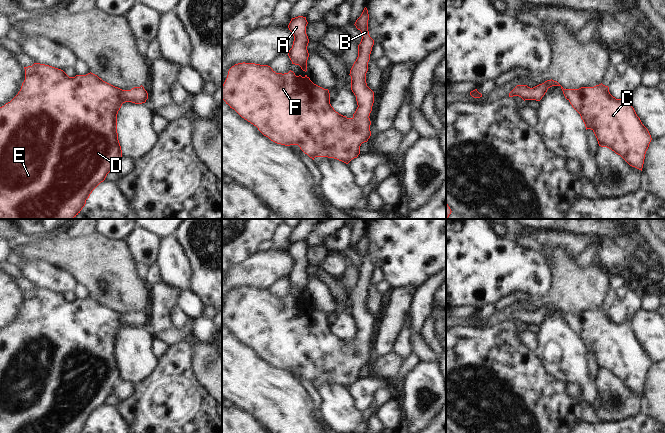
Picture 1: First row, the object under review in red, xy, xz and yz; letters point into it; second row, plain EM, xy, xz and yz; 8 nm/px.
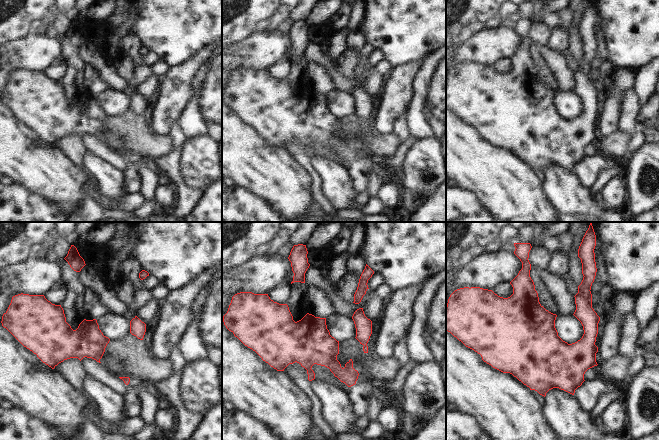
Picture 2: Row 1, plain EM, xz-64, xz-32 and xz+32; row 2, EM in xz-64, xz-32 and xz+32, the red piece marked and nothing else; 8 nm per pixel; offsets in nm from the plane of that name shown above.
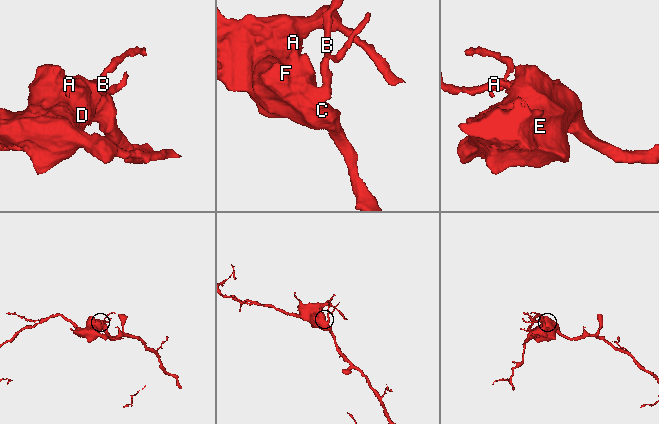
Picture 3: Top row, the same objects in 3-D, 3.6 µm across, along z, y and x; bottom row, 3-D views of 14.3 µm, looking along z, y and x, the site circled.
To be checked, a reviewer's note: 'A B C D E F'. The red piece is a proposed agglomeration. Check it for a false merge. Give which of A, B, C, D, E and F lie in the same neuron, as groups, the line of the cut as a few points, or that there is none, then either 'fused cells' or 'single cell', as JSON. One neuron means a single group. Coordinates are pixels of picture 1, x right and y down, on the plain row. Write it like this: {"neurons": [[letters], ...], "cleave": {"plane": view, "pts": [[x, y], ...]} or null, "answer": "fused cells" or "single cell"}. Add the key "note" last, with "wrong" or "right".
{"neurons": [["A", "B", "C", "D", "E", "F"]], "cleave": null, "answer": "single cell", "note": "right"}

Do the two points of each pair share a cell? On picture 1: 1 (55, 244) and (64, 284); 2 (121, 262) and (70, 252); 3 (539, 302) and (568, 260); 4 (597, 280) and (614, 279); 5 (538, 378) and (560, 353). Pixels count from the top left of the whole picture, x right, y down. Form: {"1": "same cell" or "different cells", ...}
{"1": "different cells", "2": "same cell", "3": "same cell", "4": "different cells", "5": "different cells"}

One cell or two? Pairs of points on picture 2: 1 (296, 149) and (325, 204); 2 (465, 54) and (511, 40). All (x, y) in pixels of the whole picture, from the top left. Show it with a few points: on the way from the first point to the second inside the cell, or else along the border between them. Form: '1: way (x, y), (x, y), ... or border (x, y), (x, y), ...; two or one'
1: way (306, 163), (315, 175), (316, 190); one
2: way (476, 52), (481, 48), (500, 42); one

